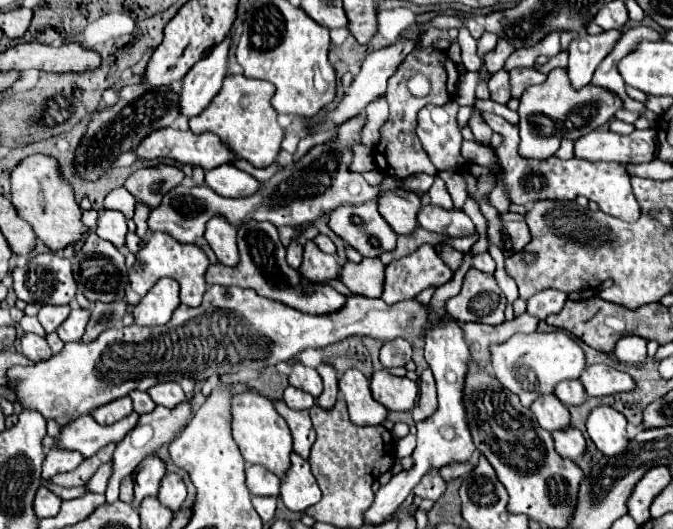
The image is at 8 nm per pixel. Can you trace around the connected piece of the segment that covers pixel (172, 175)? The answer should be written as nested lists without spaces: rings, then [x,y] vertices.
[[[155,165],[147,169],[135,171],[127,181],[125,189],[135,197],[137,203],[145,203],[149,209],[159,207],[159,201],[163,199],[163,193],[169,193],[175,189],[175,185],[181,185],[183,171],[173,165]]]

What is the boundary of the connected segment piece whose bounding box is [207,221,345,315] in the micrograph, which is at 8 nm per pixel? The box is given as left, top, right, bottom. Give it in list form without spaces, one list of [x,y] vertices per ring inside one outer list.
[[[249,221],[243,227],[239,227],[237,233],[239,241],[239,255],[241,261],[237,267],[225,267],[225,265],[211,265],[207,271],[207,283],[209,285],[237,285],[243,289],[255,289],[259,295],[281,301],[293,309],[299,309],[303,313],[311,315],[327,315],[335,313],[345,305],[345,295],[337,293],[329,285],[315,285],[315,293],[307,295],[303,293],[299,271],[291,269],[285,261],[285,247],[279,241],[279,233],[275,225],[271,223],[259,223],[259,221]]]

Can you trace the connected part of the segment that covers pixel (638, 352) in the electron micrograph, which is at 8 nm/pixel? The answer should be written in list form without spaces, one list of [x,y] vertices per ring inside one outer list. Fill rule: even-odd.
[[[625,335],[619,339],[615,347],[615,357],[623,363],[641,363],[647,357],[647,339],[635,337],[635,335]]]

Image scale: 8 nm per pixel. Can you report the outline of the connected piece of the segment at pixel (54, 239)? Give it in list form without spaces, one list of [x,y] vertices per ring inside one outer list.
[[[31,155],[23,159],[11,173],[11,201],[19,215],[27,219],[35,235],[51,249],[61,251],[71,243],[83,241],[89,227],[81,221],[81,209],[75,203],[73,189],[59,175],[57,161],[47,155]]]

